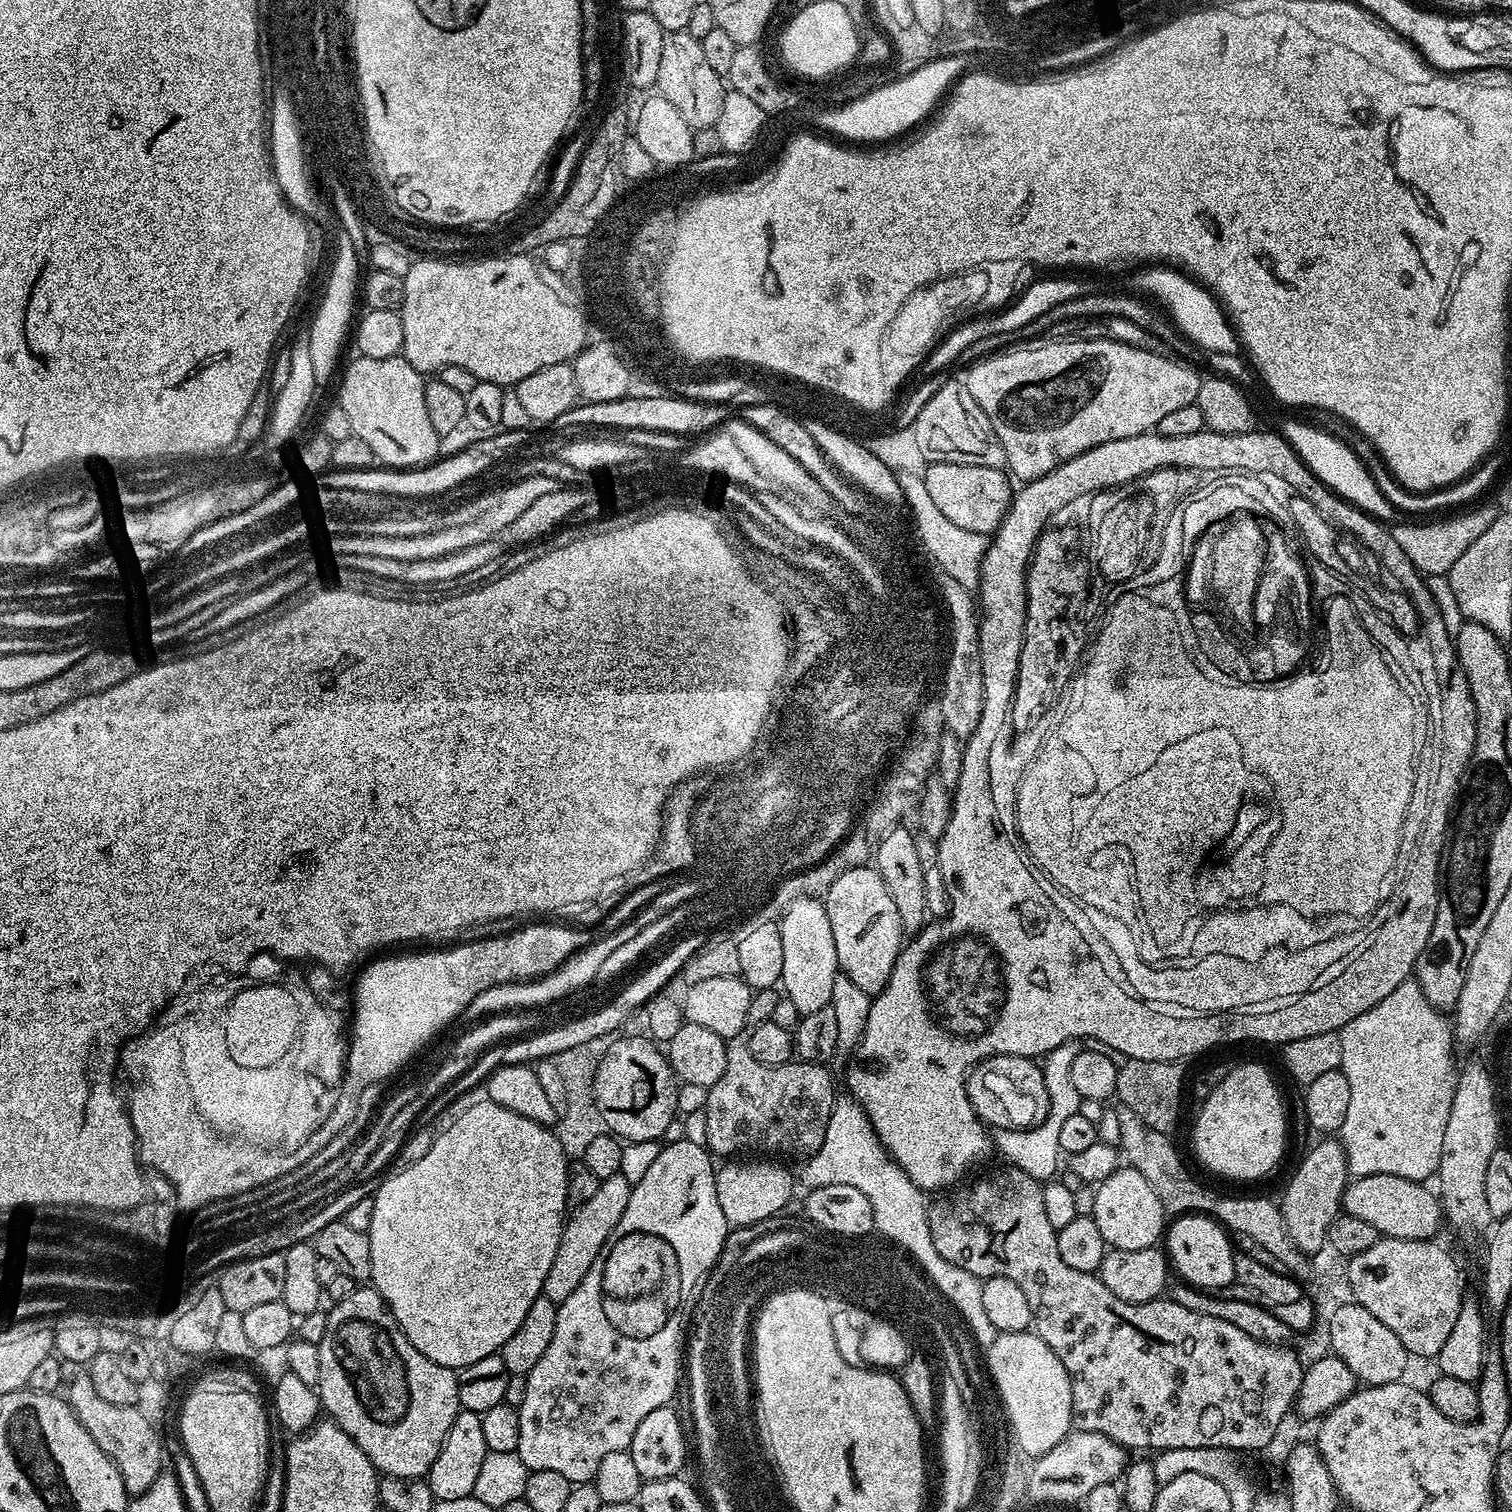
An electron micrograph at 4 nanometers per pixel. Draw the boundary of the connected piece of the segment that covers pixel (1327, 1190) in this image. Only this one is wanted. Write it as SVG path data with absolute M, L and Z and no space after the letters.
M1336 1138L1317 1140L1320 1141L1301 1158L1296 1173L1284 1188L1284 1197L1278 1200L1286 1230L1296 1249L1305 1254L1315 1254L1324 1248L1333 1220L1341 1215L1344 1187L1350 1179L1343 1143Z

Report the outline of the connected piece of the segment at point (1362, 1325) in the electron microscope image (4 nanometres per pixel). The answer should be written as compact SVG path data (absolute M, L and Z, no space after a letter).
M1345 1302L1332 1308L1328 1320L1331 1355L1342 1358L1342 1362L1350 1366L1361 1385L1394 1384L1405 1379L1404 1371L1410 1361L1409 1352L1402 1346L1402 1342L1398 1342L1398 1334L1382 1326L1382 1322L1378 1322L1370 1310L1355 1302Z

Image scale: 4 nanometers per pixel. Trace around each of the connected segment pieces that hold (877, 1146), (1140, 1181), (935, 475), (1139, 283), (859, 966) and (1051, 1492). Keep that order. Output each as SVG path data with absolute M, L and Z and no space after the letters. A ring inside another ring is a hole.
M851 1098L845 1100L837 1099L832 1108L830 1122L826 1126L826 1138L822 1138L818 1153L820 1169L809 1178L807 1187L814 1189L818 1186L854 1186L854 1190L862 1190L862 1194L870 1198L875 1231L880 1231L885 1236L885 1241L903 1249L931 1281L936 1277L936 1264L941 1264L944 1259L942 1254L938 1254L930 1238L925 1193L884 1149L864 1109ZM833 1112L840 1112L840 1120L836 1120ZM856 1116L860 1116L860 1120L856 1120Z
M1117 1167L1110 1178L1095 1185L1095 1190L1091 1216L1094 1222L1098 1222L1098 1230L1102 1230L1102 1238L1109 1248L1146 1250L1161 1243L1166 1232L1166 1213L1158 1194L1154 1194L1154 1186L1150 1186L1146 1178L1142 1178L1137 1168Z
M950 463L928 464L925 469L922 475L930 499L954 526L985 534L995 533L1008 513L1014 495L1013 485L1008 485L1009 477L1001 469Z
M1154 264L1144 266L1130 278L1130 284L1137 293L1153 299L1176 325L1176 329L1188 341L1204 349L1205 353L1235 354L1239 353L1239 340L1228 323L1220 302L1203 285L1171 266Z
M875 867L848 868L838 874L822 899L826 918L830 918L830 930L834 934L839 971L864 992L881 992L890 978L890 970L894 970L900 949L906 943L902 918L898 918L898 909L886 890L886 882L882 882Z
M1073 1430L1068 1432L1054 1450L1035 1457L1036 1466L1028 1473L1027 1499L1037 1500L1040 1504L1076 1504L1079 1505L1088 1497L1094 1486L1102 1486L1119 1481L1126 1471L1126 1449L1121 1444L1115 1444L1108 1436L1097 1432L1081 1432Z

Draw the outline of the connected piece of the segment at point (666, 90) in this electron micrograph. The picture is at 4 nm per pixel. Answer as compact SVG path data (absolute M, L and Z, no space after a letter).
M686 30L669 32L664 37L662 59L658 66L658 78L655 91L666 102L671 102L686 118L689 126L698 128L715 128L718 114L722 114L722 102L726 91L725 81L706 62L706 54L702 54L700 41L695 40Z

